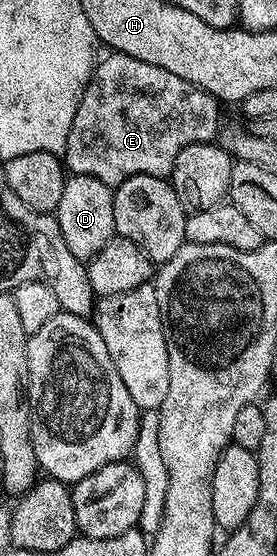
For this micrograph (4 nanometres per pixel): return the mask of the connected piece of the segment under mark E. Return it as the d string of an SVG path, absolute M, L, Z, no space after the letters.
M112 52L95 69L91 82L82 90L79 106L69 127L65 165L72 174L92 177L109 186L117 186L133 175L153 175L170 178L173 163L185 147L207 143L212 140L215 120L219 117L220 106L215 98L198 89L193 83L141 59L126 57L124 53Z

